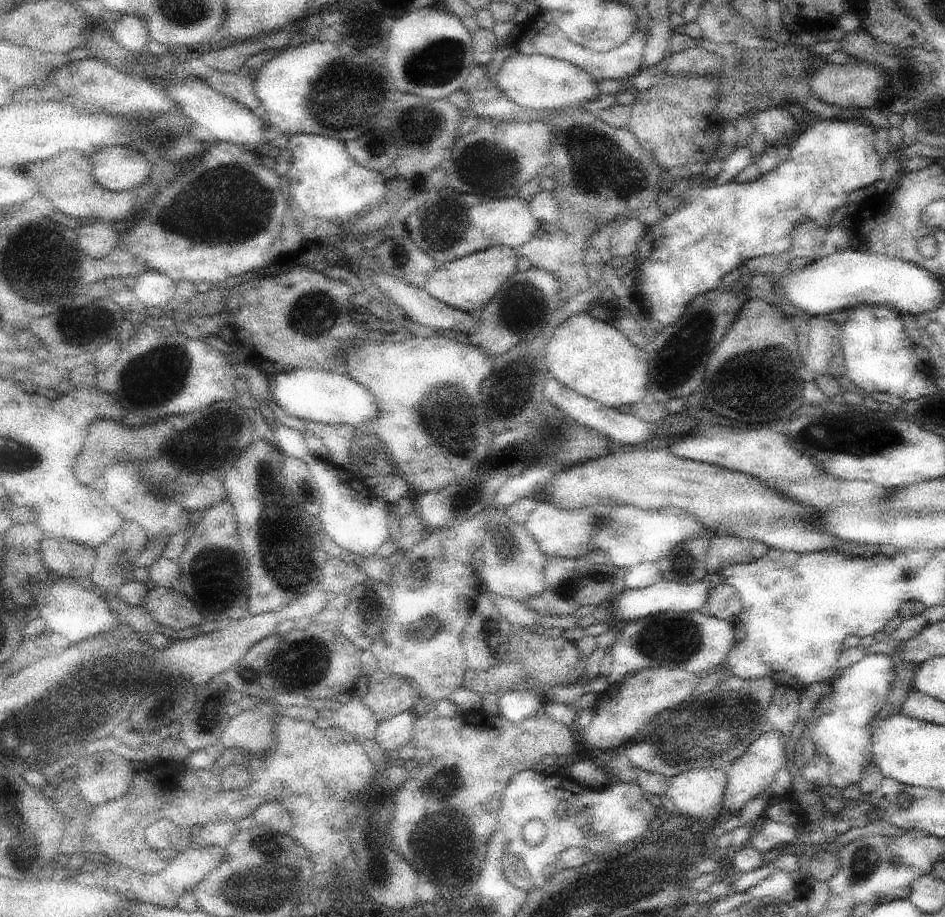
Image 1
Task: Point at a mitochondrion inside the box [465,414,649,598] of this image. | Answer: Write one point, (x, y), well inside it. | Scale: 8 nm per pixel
(507, 547)

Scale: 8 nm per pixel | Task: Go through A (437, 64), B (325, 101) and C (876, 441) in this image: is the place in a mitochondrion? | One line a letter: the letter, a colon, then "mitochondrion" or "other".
A: mitochondrion
B: mitochondrion
C: other

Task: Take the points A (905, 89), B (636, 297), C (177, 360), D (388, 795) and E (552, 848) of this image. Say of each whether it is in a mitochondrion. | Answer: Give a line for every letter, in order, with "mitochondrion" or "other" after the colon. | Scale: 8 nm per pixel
A: other
B: other
C: mitochondrion
D: mitochondrion
E: other

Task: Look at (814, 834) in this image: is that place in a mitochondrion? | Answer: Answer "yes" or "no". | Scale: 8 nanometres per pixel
no

